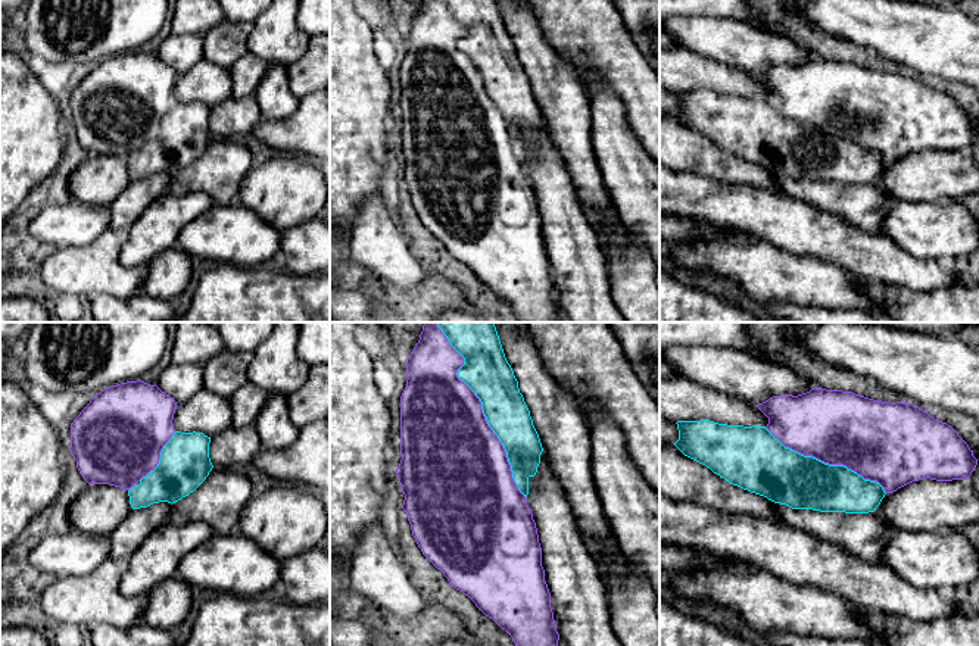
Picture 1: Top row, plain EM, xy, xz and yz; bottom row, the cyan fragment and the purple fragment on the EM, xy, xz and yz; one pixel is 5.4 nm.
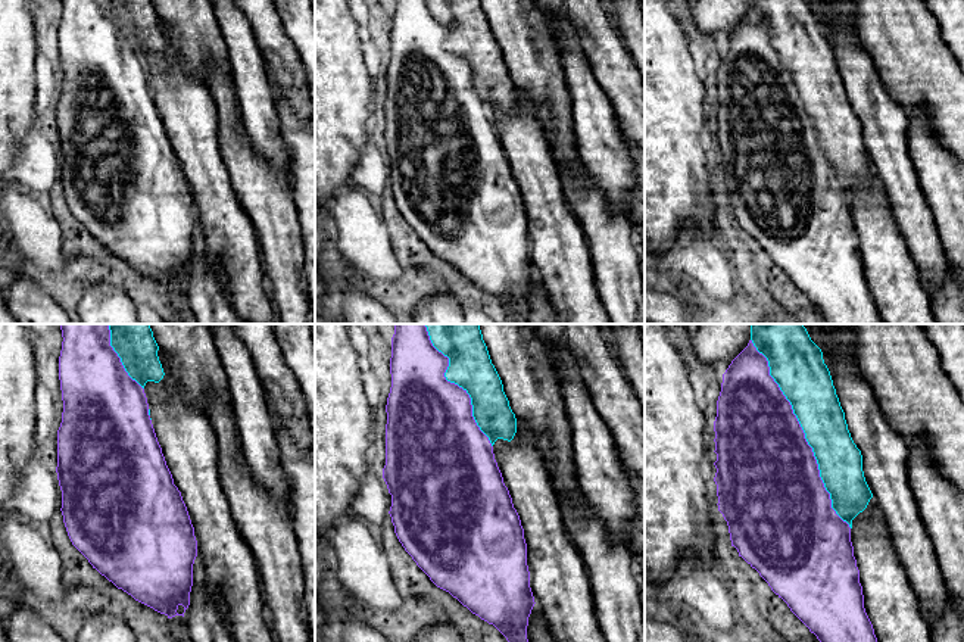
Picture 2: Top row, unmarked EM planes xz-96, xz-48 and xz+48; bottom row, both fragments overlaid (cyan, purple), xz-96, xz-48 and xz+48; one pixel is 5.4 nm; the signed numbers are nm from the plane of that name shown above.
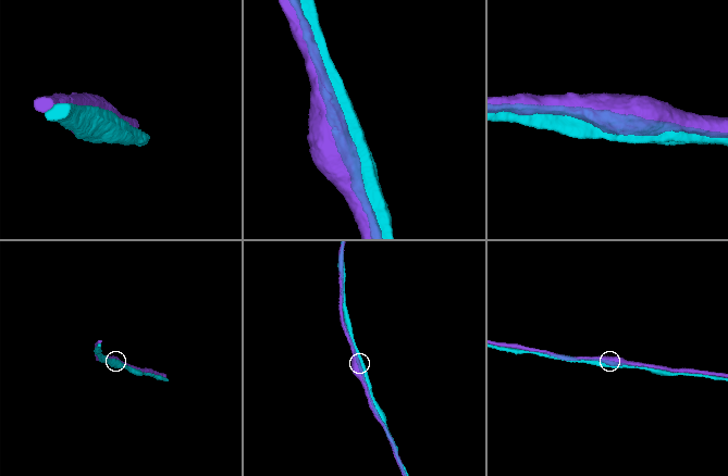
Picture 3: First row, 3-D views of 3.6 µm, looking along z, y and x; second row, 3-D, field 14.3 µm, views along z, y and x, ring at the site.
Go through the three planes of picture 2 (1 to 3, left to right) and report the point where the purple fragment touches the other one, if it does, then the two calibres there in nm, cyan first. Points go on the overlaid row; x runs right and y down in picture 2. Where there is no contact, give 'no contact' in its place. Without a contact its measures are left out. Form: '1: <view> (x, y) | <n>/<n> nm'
1: xz-96 (118, 355) | 240/400 nm
2: xz-48 (455, 383) | 240/460 nm
3: xz+48 (804, 432) | 260/500 nm

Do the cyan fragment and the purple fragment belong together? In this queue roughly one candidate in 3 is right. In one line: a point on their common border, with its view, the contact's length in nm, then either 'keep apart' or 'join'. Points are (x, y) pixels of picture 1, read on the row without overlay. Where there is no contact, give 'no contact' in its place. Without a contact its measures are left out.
xz (483, 83) | 1000 nm | keep apart

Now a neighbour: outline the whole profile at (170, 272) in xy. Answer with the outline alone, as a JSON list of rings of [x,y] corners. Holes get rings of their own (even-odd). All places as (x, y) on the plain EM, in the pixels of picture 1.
[[[177,244],[156,255],[146,266],[143,291],[160,300],[172,302],[191,281],[193,258]]]

